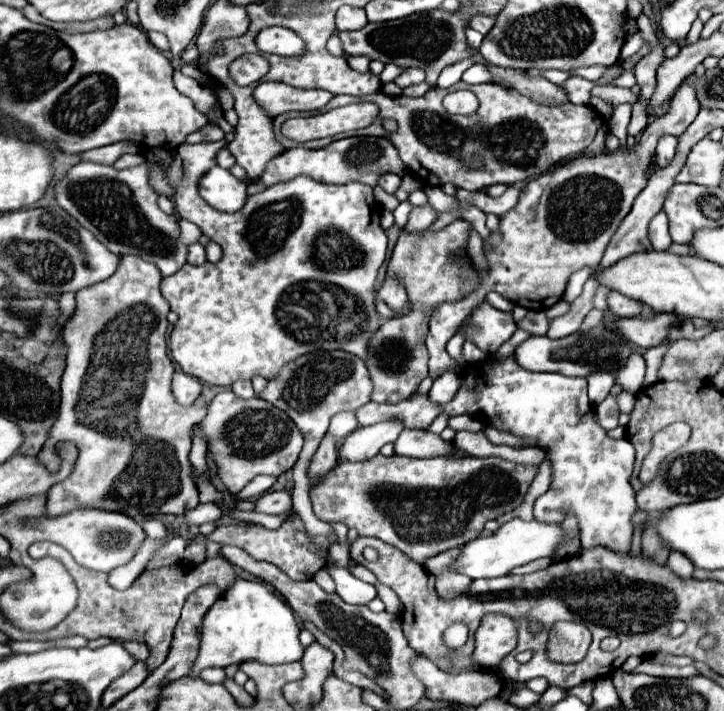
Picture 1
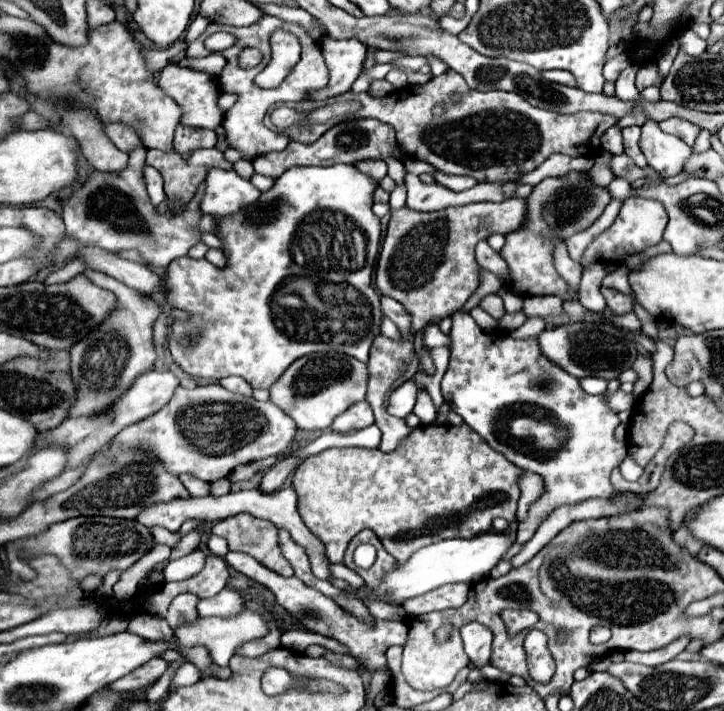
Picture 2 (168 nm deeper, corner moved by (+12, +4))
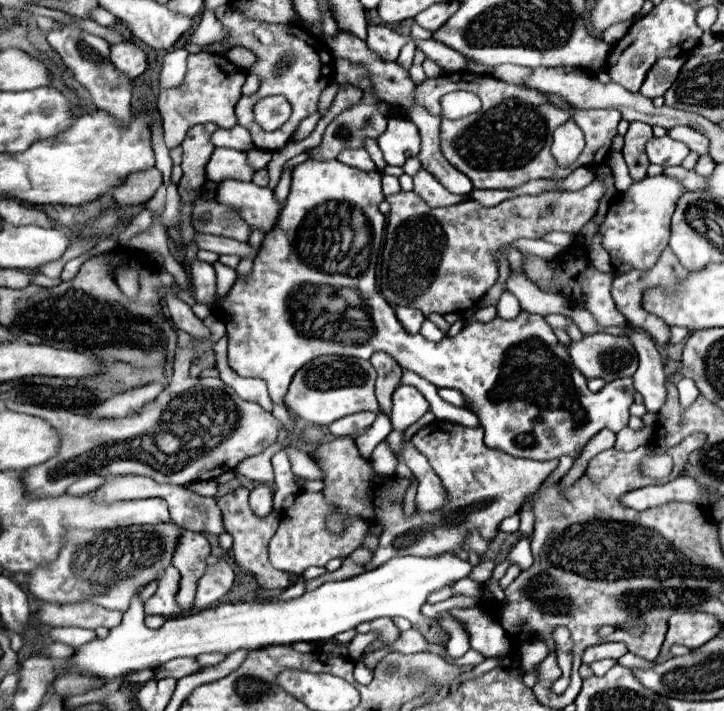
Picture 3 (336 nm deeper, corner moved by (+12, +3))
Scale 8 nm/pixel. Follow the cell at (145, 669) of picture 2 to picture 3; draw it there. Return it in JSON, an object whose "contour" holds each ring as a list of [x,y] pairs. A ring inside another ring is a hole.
{"contour":[[[184,656],[184,658],[176,658],[176,660],[170,660],[168,664],[162,664],[158,670],[156,670],[156,678],[164,678],[164,676],[172,676],[176,680],[184,678],[184,676],[190,676],[194,672],[198,672],[202,666],[196,662],[196,658],[190,658],[190,656]]]}

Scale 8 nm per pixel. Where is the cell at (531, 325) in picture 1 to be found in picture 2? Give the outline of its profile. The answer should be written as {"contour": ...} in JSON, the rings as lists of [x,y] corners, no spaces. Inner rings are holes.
{"contour":[[[486,295],[486,297],[480,301],[480,307],[482,307],[484,311],[488,311],[494,319],[502,319],[504,313],[506,313],[500,295]]]}

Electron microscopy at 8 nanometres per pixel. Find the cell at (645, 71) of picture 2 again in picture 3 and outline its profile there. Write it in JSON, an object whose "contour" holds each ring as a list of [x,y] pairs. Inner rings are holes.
{"contour":[[[684,56],[658,60],[652,66],[652,70],[648,72],[639,92],[650,99],[654,99],[656,96],[664,96],[666,90],[672,86],[672,82],[678,78],[678,72],[684,66],[684,62],[686,62]]]}

